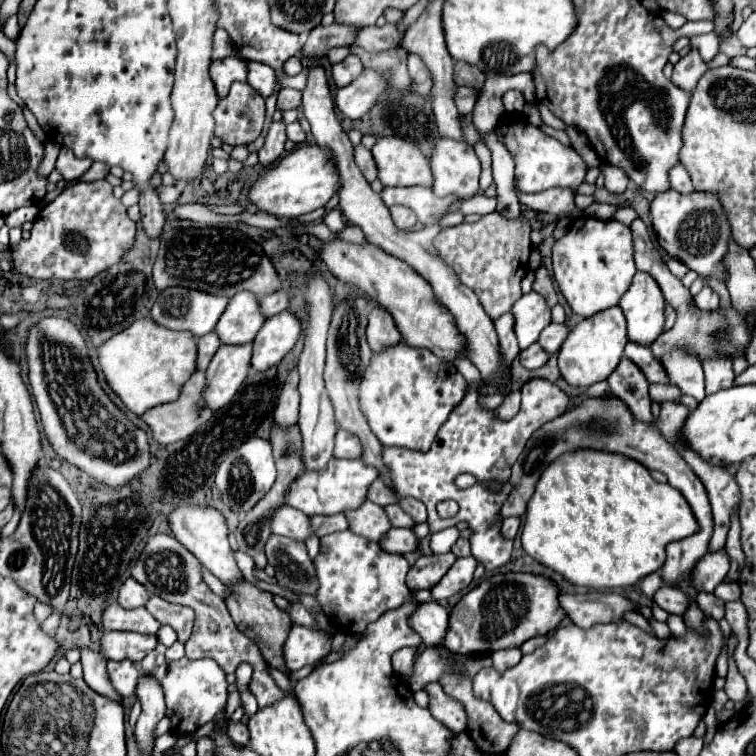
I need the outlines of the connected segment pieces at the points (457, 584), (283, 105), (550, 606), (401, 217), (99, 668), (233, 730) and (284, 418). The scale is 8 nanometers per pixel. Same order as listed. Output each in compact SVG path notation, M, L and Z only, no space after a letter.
M473 556L457 558L455 564L445 574L445 578L441 578L441 582L437 586L433 586L433 590L431 590L433 600L439 602L443 598L449 598L449 596L465 590L471 584L471 580L473 580L475 566L477 566L477 560Z
M283 88L277 96L277 108L281 112L285 110L291 110L291 108L299 108L301 104L301 92L299 90L293 90L293 88Z
M493 574L479 586L469 590L449 614L449 632L445 634L445 648L455 654L495 652L499 648L519 648L533 636L553 632L565 618L559 606L557 586L535 574Z
M391 206L389 212L391 212L395 226L401 230L411 230L417 224L417 216L413 214L413 210L409 210L405 206Z
M81 648L81 664L83 664L83 672L85 672L85 682L91 690L95 690L97 694L115 700L119 704L123 704L123 698L117 698L117 692L113 690L109 676L107 676L107 660L99 654L93 652L91 648Z
M229 722L229 736L237 742L237 744L247 744L249 742L249 730L245 724L241 722Z
M297 368L289 370L287 380L283 384L283 390L279 394L279 402L277 402L277 410L275 410L275 422L279 426L293 426L297 422L297 414L299 414L299 390L297 390L297 382L299 382L299 374Z

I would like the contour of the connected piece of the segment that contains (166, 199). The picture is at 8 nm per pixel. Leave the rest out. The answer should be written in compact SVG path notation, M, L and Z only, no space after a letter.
M159 186L157 192L159 192L159 198L163 204L175 204L181 196L181 188L177 188L177 186Z

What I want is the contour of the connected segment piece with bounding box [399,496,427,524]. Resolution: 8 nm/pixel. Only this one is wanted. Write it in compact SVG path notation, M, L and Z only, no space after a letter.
M401 496L401 502L399 502L401 506L403 506L403 510L407 510L407 514L411 514L411 518L417 522L417 524L421 524L421 522L425 522L427 520L427 508L425 508L425 504L423 502L419 502L419 500L415 500L415 498L409 498L409 496Z

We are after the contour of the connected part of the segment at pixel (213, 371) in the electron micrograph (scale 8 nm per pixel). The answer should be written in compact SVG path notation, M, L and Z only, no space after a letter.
M221 346L209 368L205 370L205 388L201 392L203 404L209 410L219 410L225 406L235 392L239 390L241 382L245 380L247 372L251 370L251 346Z

